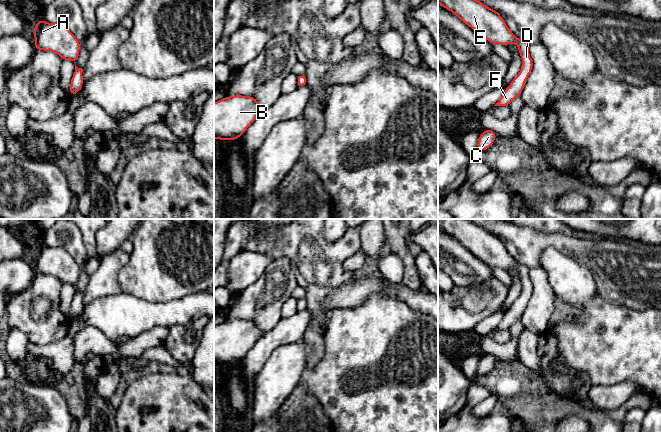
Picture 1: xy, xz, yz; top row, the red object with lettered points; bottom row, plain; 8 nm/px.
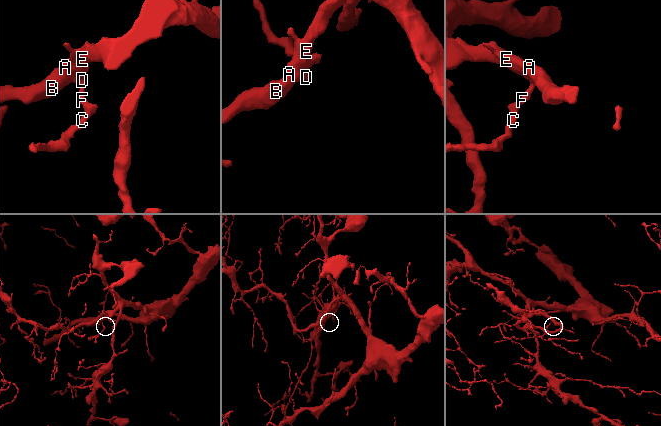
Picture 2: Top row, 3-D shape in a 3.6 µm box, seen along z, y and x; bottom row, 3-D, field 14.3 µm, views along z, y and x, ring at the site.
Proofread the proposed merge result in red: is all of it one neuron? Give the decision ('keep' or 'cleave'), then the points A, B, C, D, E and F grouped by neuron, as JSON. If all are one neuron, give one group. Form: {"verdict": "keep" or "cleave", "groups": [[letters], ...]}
{"verdict": "keep", "groups": [["A", "B", "C", "D", "E", "F"]]}

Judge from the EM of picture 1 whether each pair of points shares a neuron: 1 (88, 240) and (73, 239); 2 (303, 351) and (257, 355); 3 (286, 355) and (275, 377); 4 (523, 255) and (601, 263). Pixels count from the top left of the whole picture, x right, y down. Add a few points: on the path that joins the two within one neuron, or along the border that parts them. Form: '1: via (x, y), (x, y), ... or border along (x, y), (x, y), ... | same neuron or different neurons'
1: border along (79, 229), (82, 235), (82, 242), (89, 257) | different neurons
2: border along (292, 342), (280, 345), (257, 372) | different neurons
3: via (286, 360), (286, 365), (280, 372) | same neuron
4: via (542, 241), (560, 241), (582, 250) | same neuron

